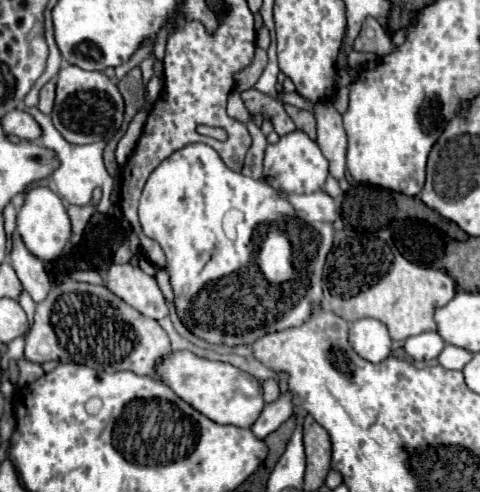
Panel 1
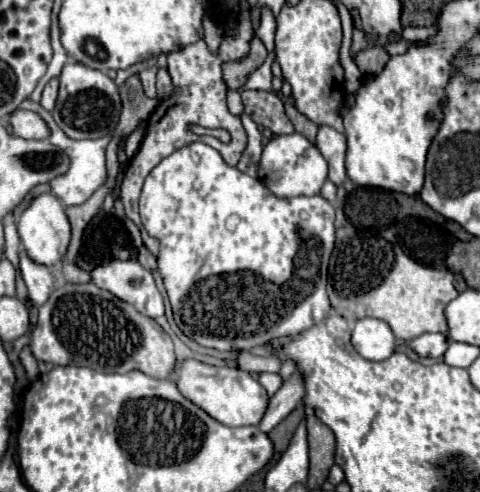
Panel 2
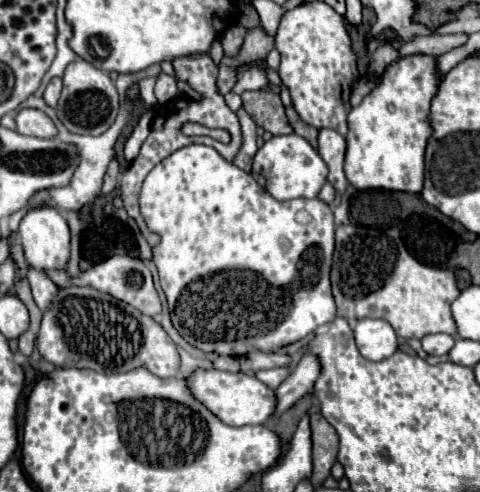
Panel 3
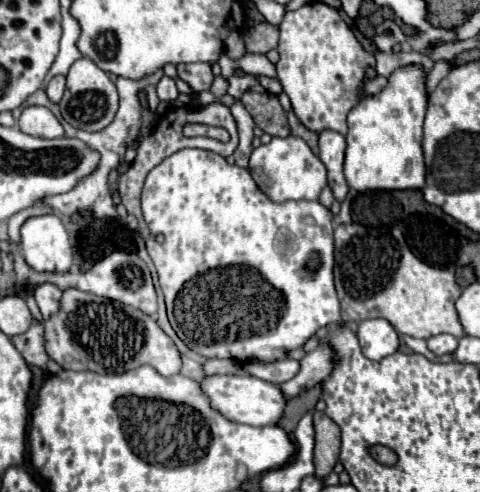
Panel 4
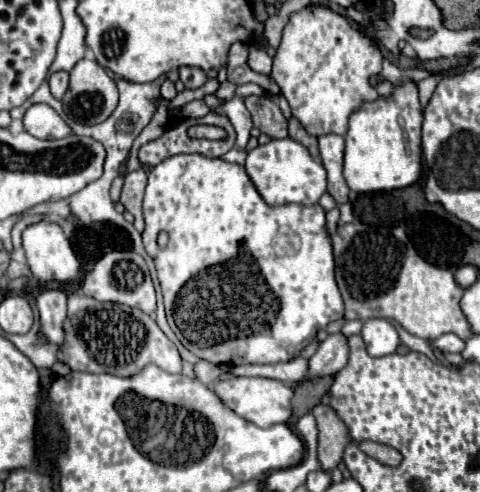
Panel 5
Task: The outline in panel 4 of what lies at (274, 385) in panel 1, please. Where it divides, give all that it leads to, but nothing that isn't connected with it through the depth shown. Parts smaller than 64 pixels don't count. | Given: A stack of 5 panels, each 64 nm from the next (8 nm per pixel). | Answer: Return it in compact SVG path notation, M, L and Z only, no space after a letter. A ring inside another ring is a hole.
M286 358L286 360L280 360L280 362L270 362L270 364L250 362L250 364L244 366L244 372L248 372L250 376L262 378L262 380L272 382L272 384L288 382L290 378L294 378L298 374L298 370L300 370L300 362L292 360L292 358Z

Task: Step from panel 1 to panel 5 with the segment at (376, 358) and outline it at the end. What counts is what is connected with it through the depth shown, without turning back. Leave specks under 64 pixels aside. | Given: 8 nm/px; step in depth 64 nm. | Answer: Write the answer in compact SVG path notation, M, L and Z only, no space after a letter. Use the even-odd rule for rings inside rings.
M384 318L366 320L364 328L362 328L362 338L366 342L368 354L374 358L396 352L398 344L400 344L400 338L398 338L394 324Z

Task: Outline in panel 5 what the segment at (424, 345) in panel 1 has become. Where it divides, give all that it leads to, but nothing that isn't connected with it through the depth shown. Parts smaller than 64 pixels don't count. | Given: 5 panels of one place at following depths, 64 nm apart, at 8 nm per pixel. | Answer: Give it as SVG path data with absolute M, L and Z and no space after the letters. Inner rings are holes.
M444 334L432 342L440 352L462 352L464 350L464 340L458 338L456 334Z

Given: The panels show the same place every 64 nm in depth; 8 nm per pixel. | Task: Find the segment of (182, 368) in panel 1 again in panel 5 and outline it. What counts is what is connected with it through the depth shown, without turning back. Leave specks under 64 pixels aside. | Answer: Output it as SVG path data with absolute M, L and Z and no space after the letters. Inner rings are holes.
M226 378L214 384L214 392L242 418L268 428L280 422L288 422L292 416L292 396L294 388L282 380L272 378Z

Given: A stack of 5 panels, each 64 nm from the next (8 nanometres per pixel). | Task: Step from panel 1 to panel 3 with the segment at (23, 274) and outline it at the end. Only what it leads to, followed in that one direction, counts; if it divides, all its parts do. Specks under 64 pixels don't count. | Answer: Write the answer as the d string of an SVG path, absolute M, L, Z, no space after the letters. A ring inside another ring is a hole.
M28 268L28 280L32 286L34 302L38 304L40 310L48 310L52 306L52 298L58 292L58 286L42 270L34 270L34 268Z

